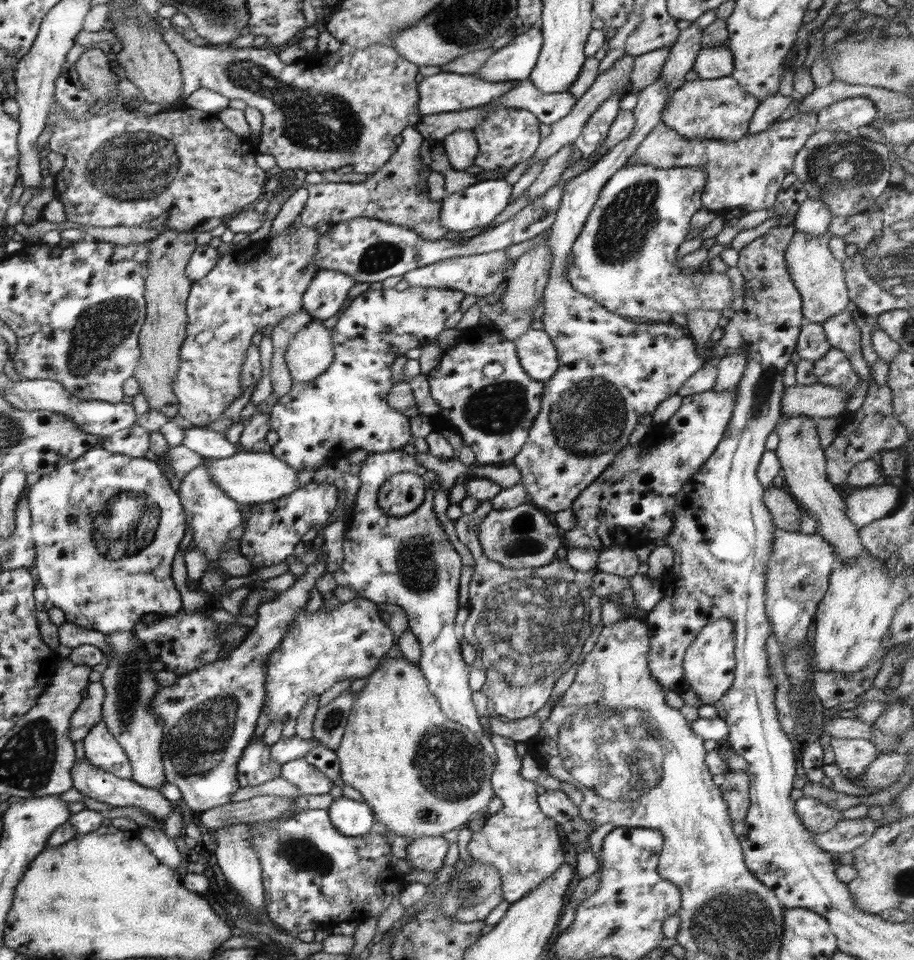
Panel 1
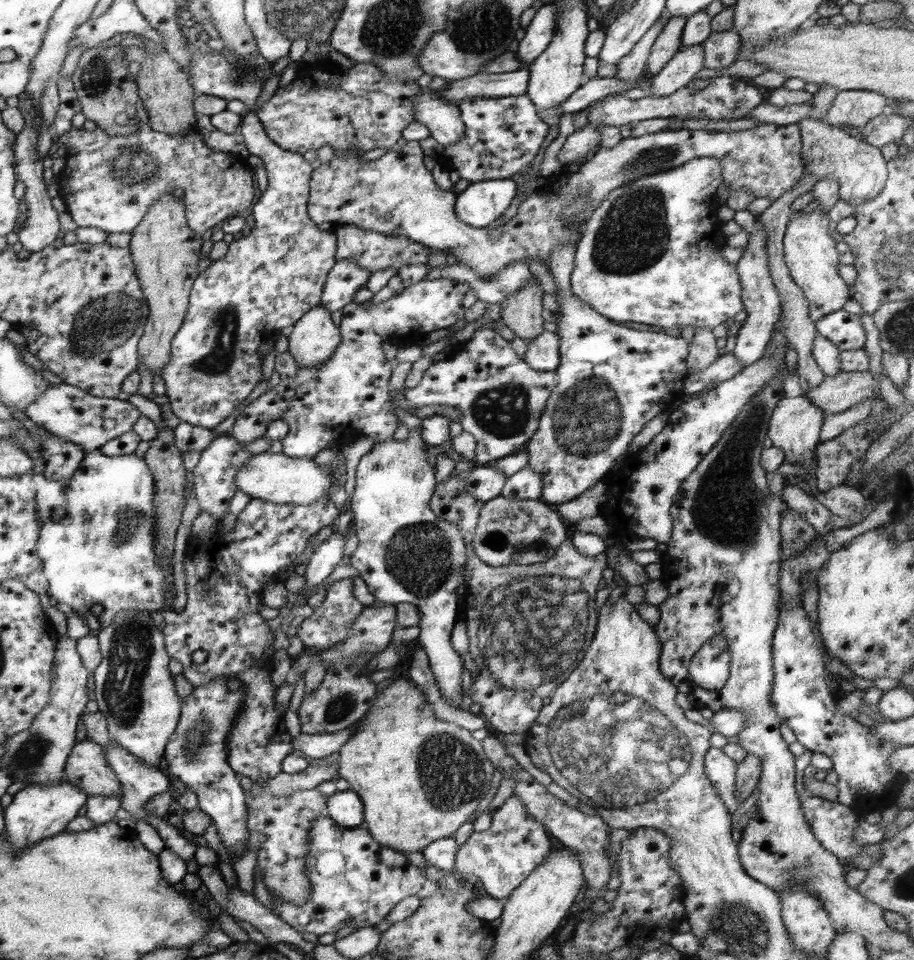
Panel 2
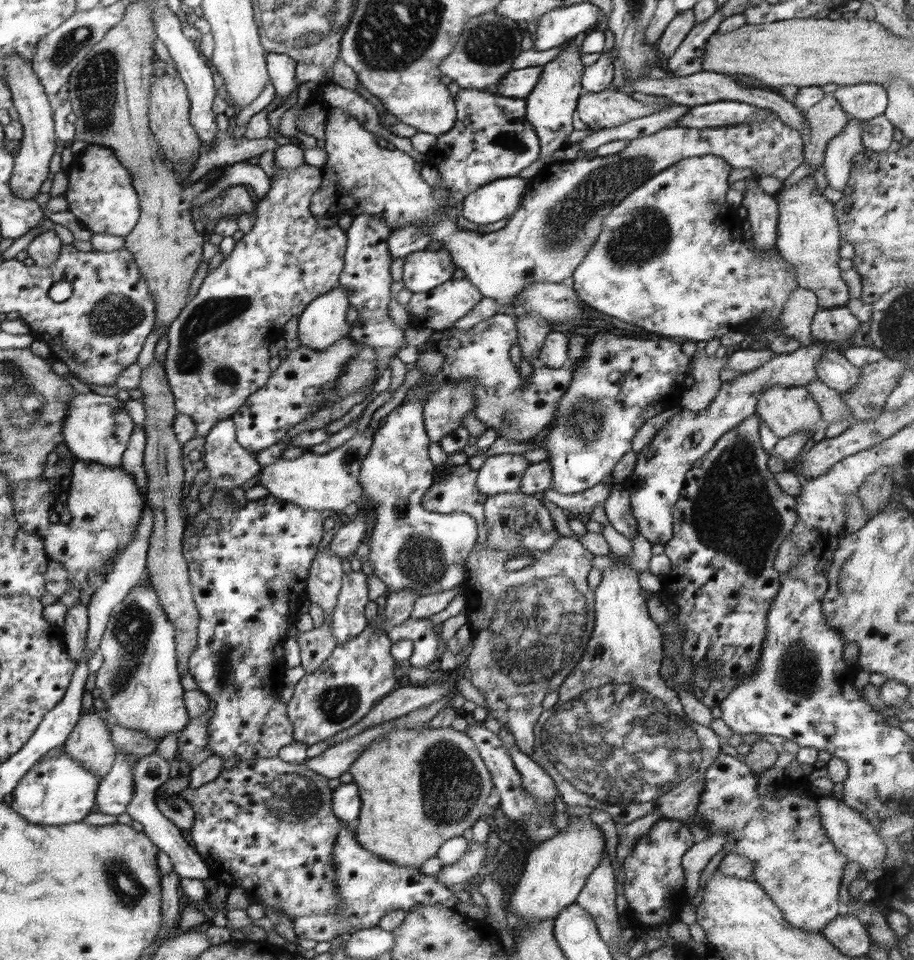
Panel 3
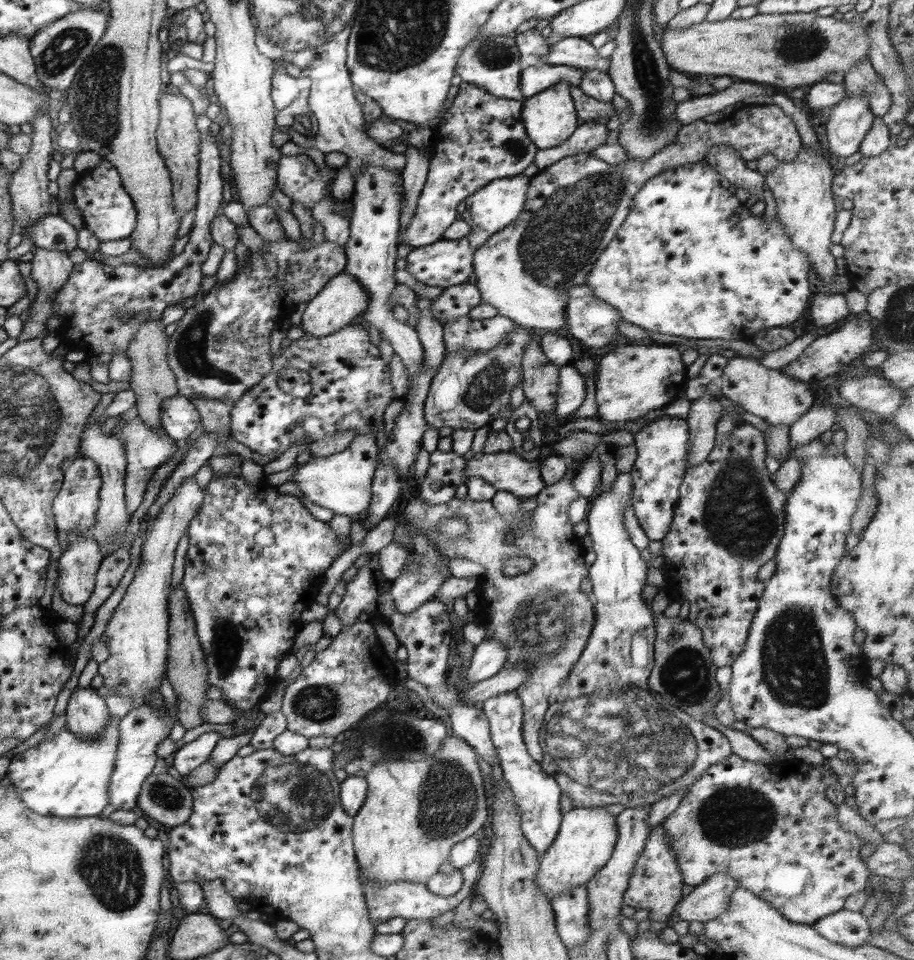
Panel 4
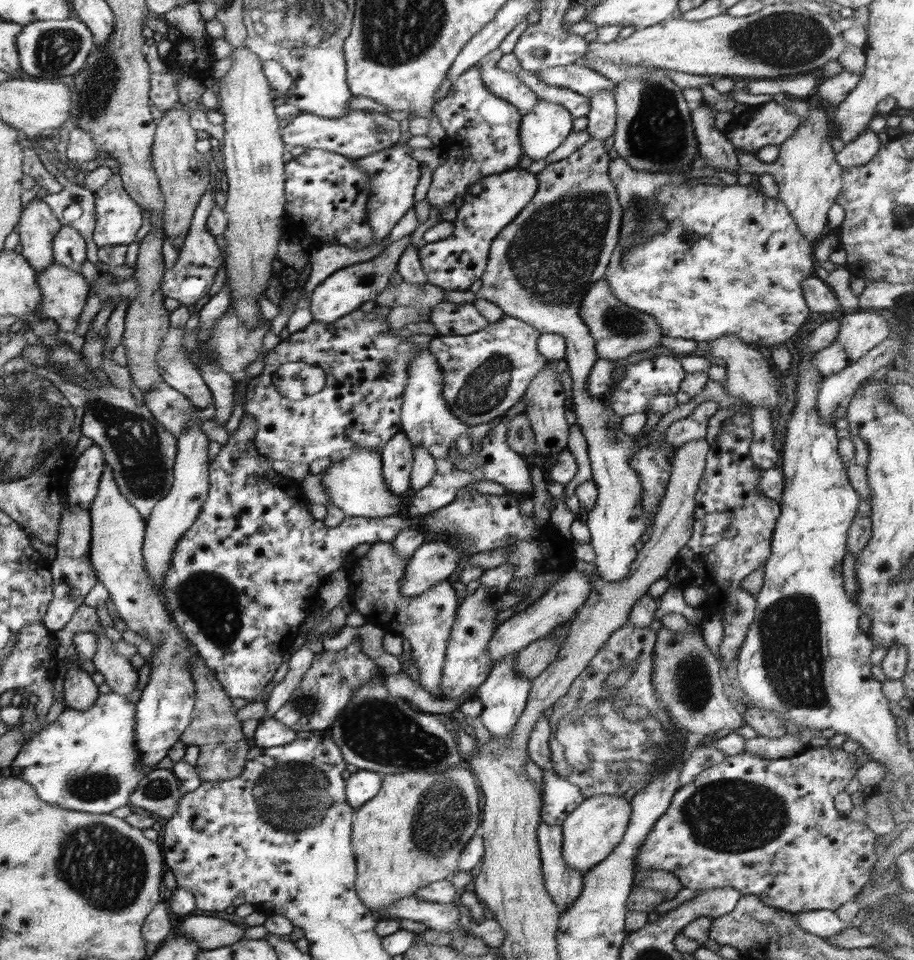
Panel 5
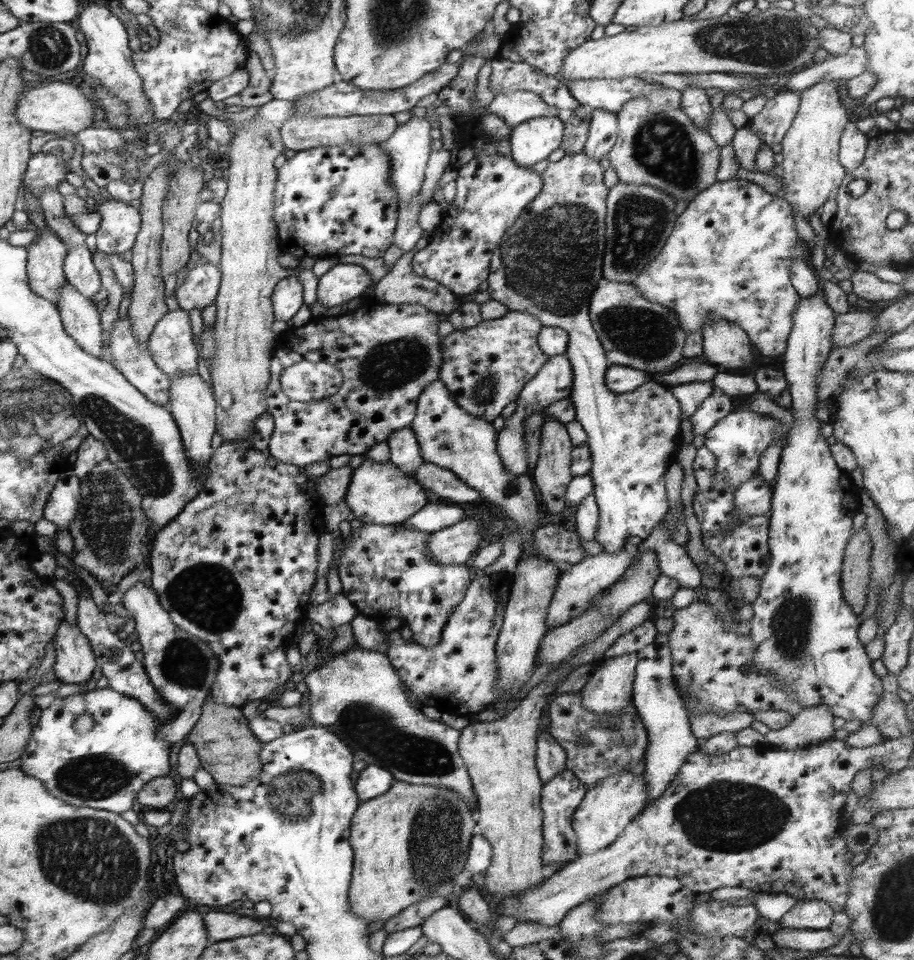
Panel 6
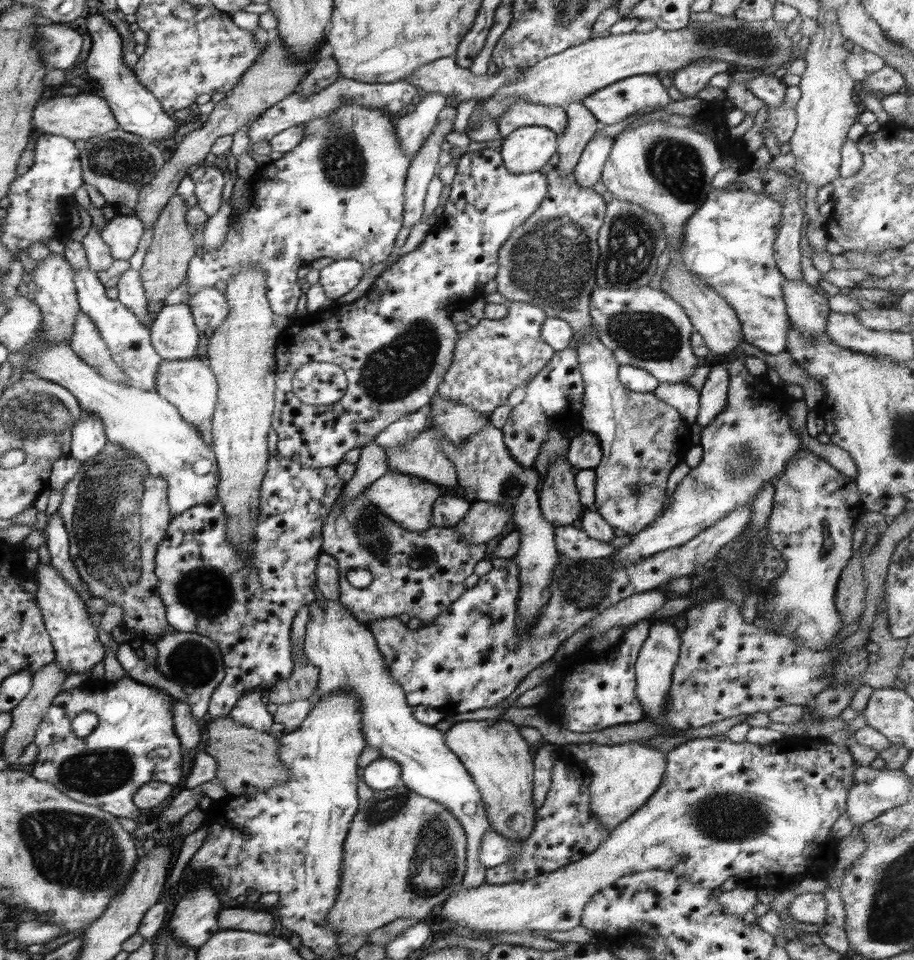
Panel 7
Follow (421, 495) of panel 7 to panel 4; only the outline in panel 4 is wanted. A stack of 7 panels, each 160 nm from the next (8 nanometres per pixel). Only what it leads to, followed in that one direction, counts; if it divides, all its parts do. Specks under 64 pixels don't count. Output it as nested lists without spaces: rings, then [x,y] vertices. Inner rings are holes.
[[[372,433],[356,435],[346,450],[328,457],[314,457],[312,461],[296,466],[296,473],[292,474],[288,482],[295,483],[304,498],[322,509],[326,508],[336,515],[349,516],[353,519],[361,517],[370,509],[378,450],[377,438]]]

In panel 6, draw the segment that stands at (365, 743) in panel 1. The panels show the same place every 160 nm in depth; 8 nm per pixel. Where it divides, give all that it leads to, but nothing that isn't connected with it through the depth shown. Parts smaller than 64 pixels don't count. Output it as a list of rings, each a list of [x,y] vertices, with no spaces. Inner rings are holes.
[[[395,780],[384,794],[361,802],[349,828],[349,843],[353,848],[353,869],[348,891],[351,912],[368,924],[386,922],[429,896],[448,896],[455,888],[451,879],[460,872],[466,872],[472,829],[476,824],[474,813],[465,800],[445,786]]]

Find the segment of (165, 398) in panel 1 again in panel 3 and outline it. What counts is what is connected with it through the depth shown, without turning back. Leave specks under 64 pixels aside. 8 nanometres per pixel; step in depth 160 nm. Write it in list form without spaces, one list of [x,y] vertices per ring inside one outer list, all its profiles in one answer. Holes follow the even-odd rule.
[[[128,2],[126,6],[126,14],[116,27],[106,34],[105,38],[101,40],[96,46],[92,48],[92,52],[82,59],[82,62],[78,63],[77,70],[74,70],[70,74],[68,82],[68,93],[73,108],[74,114],[77,116],[75,126],[75,137],[74,141],[84,140],[88,144],[99,144],[100,146],[105,146],[110,150],[113,150],[117,155],[117,159],[121,161],[121,165],[126,167],[126,170],[131,172],[132,186],[137,192],[139,198],[139,220],[136,227],[125,236],[125,249],[129,250],[132,254],[132,259],[137,264],[140,272],[145,276],[148,288],[150,289],[151,295],[153,296],[155,302],[155,327],[160,326],[169,327],[174,320],[178,318],[179,312],[188,304],[186,303],[187,292],[190,286],[190,281],[192,280],[196,269],[200,266],[202,258],[202,246],[206,242],[207,232],[199,232],[196,230],[193,221],[191,220],[192,214],[191,209],[193,206],[193,200],[197,197],[192,194],[192,190],[188,186],[180,185],[177,181],[177,175],[175,172],[167,167],[167,164],[163,161],[163,156],[161,155],[161,148],[156,142],[156,138],[149,127],[149,99],[150,99],[150,87],[152,87],[152,81],[154,81],[154,45],[153,42],[157,38],[157,32],[154,31],[154,24],[152,24],[152,8],[144,2]]]

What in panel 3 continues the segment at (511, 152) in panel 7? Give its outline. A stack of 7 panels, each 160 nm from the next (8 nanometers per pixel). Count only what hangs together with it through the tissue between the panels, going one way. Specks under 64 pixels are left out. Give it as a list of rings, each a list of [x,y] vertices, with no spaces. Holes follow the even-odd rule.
[[[569,39],[562,44],[563,51],[548,64],[542,66],[540,79],[534,91],[526,97],[526,120],[534,128],[540,141],[540,152],[544,164],[551,162],[551,154],[565,146],[568,136],[573,131],[572,114],[577,107],[577,100],[584,93],[580,80],[585,65],[581,61],[582,52]]]

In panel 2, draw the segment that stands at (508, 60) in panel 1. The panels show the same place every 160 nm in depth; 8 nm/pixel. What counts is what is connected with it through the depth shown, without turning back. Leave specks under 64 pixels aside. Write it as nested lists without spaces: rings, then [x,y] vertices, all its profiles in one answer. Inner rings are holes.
[[[546,5],[537,10],[530,25],[520,38],[519,47],[515,50],[517,59],[523,62],[519,69],[526,69],[533,60],[540,56],[553,41],[556,33],[556,6]]]

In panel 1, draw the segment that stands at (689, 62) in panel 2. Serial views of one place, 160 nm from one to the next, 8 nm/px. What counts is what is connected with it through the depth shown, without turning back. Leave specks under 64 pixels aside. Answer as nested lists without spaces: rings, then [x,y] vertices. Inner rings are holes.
[[[660,79],[638,93],[637,105],[633,109],[636,126],[631,130],[630,136],[610,147],[608,152],[589,169],[565,182],[556,220],[550,228],[552,232],[549,232],[549,249],[553,257],[549,279],[543,290],[542,304],[545,311],[542,322],[543,329],[550,335],[556,347],[559,367],[545,382],[541,409],[530,426],[528,441],[511,463],[521,473],[521,484],[526,490],[527,503],[551,515],[571,509],[578,494],[593,484],[602,472],[612,465],[618,453],[630,445],[630,435],[640,424],[640,417],[652,414],[663,400],[677,394],[686,379],[700,370],[706,362],[704,358],[698,358],[695,342],[686,329],[662,322],[634,323],[608,312],[601,304],[578,292],[578,289],[570,284],[566,274],[566,261],[571,248],[582,231],[594,203],[598,200],[600,191],[606,181],[623,168],[623,164],[633,155],[648,133],[662,122],[661,114],[665,109],[666,97],[668,92],[664,90],[664,84]]]

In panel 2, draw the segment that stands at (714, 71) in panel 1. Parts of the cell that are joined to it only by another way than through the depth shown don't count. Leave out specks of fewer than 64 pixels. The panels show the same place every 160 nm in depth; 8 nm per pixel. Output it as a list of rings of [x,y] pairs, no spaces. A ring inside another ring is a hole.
[[[734,28],[728,31],[711,32],[703,42],[704,66],[726,68],[738,60],[741,45],[740,35]]]

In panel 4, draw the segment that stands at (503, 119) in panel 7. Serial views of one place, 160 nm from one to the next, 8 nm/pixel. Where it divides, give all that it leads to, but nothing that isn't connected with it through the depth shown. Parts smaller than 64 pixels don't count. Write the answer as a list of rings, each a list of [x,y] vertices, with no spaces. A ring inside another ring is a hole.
[[[478,34],[464,47],[454,74],[460,76],[463,82],[474,84],[474,86],[486,90],[497,98],[524,102],[525,98],[522,90],[520,90],[522,69],[514,37],[508,37],[507,35],[481,36],[481,34]]]

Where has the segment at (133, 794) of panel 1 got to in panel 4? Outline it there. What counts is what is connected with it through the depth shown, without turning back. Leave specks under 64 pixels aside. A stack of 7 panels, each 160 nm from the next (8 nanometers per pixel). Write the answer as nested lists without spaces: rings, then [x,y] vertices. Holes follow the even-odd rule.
[[[91,686],[74,689],[65,715],[67,728],[83,739],[97,739],[110,718],[105,699]]]

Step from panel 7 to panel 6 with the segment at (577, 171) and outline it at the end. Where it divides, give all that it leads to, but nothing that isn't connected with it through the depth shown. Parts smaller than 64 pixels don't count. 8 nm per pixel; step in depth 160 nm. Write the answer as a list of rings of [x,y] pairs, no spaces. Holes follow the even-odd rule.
[[[593,109],[590,119],[587,141],[583,151],[588,158],[600,161],[609,154],[617,141],[617,115],[611,112]]]

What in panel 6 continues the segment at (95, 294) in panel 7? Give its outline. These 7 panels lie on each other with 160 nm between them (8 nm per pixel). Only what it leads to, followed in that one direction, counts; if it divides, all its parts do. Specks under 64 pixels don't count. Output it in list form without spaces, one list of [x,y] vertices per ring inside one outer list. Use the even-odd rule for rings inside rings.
[[[86,244],[70,246],[65,259],[65,276],[80,294],[90,299],[103,290],[100,273],[93,263],[93,254]],[[116,317],[112,328],[109,330],[109,349],[111,357],[110,364],[118,369],[140,392],[143,392],[151,401],[165,406],[169,410],[169,376],[156,364],[151,352],[146,345],[143,345],[133,333],[133,324],[130,317]]]

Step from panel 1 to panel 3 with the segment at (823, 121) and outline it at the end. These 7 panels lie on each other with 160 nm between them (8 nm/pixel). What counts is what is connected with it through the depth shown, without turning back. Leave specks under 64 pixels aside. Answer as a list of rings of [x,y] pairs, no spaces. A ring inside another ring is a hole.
[[[880,84],[839,86],[832,96],[838,100],[850,118],[859,121],[884,115],[887,107],[887,91]]]

